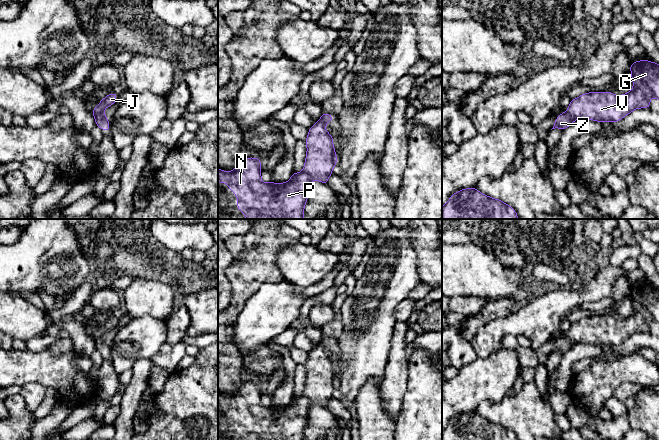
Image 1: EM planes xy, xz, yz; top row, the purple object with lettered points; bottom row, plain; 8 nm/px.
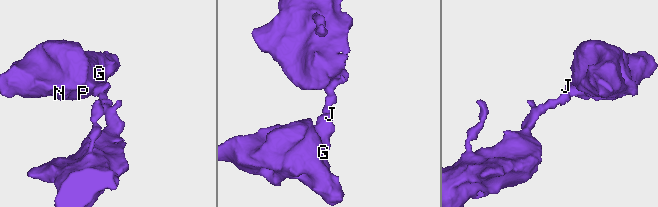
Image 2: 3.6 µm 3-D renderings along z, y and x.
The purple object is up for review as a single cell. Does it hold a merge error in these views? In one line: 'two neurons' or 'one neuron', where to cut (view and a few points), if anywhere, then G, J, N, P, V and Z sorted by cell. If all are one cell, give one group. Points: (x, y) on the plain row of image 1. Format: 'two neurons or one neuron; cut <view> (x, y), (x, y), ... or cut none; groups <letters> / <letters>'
two neurons; cut yz (567, 335), (575, 343); groups G J N P V / Z

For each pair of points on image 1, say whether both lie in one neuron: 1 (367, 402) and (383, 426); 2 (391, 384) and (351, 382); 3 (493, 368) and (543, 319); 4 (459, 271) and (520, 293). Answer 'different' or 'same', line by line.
1: same
2: different
3: different
4: same

